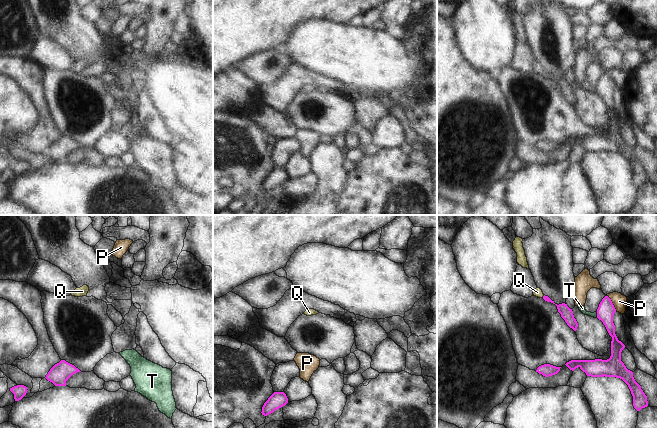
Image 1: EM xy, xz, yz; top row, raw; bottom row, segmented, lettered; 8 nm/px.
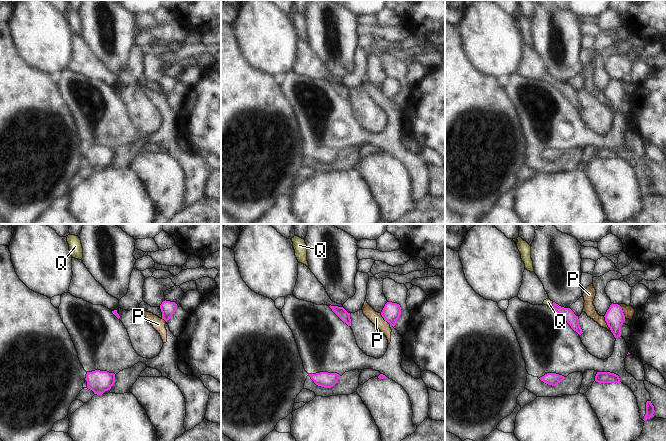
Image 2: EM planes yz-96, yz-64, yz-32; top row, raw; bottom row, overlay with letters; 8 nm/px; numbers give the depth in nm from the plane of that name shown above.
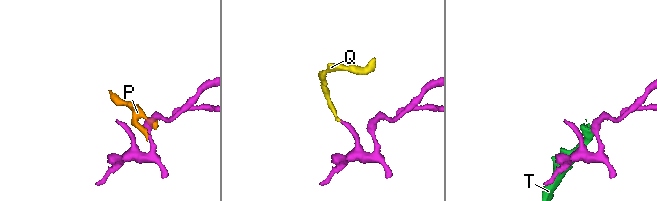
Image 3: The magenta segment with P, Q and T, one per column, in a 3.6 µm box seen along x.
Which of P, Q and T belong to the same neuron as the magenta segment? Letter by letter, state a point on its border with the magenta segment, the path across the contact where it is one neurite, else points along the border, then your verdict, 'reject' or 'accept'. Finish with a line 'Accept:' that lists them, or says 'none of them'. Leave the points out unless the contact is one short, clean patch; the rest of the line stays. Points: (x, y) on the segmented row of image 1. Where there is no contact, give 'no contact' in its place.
P: yz (612, 303) | along yz (606, 295), (616, 310) | reject
Q: yz (543, 296) | across yz (566, 313), (543, 296), (537, 292) | accept
T: yz (597, 314) | along yz (596, 311), (597, 316) | reject
Accept: Q

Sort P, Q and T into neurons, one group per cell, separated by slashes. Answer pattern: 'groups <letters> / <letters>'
groups P / Q / T

